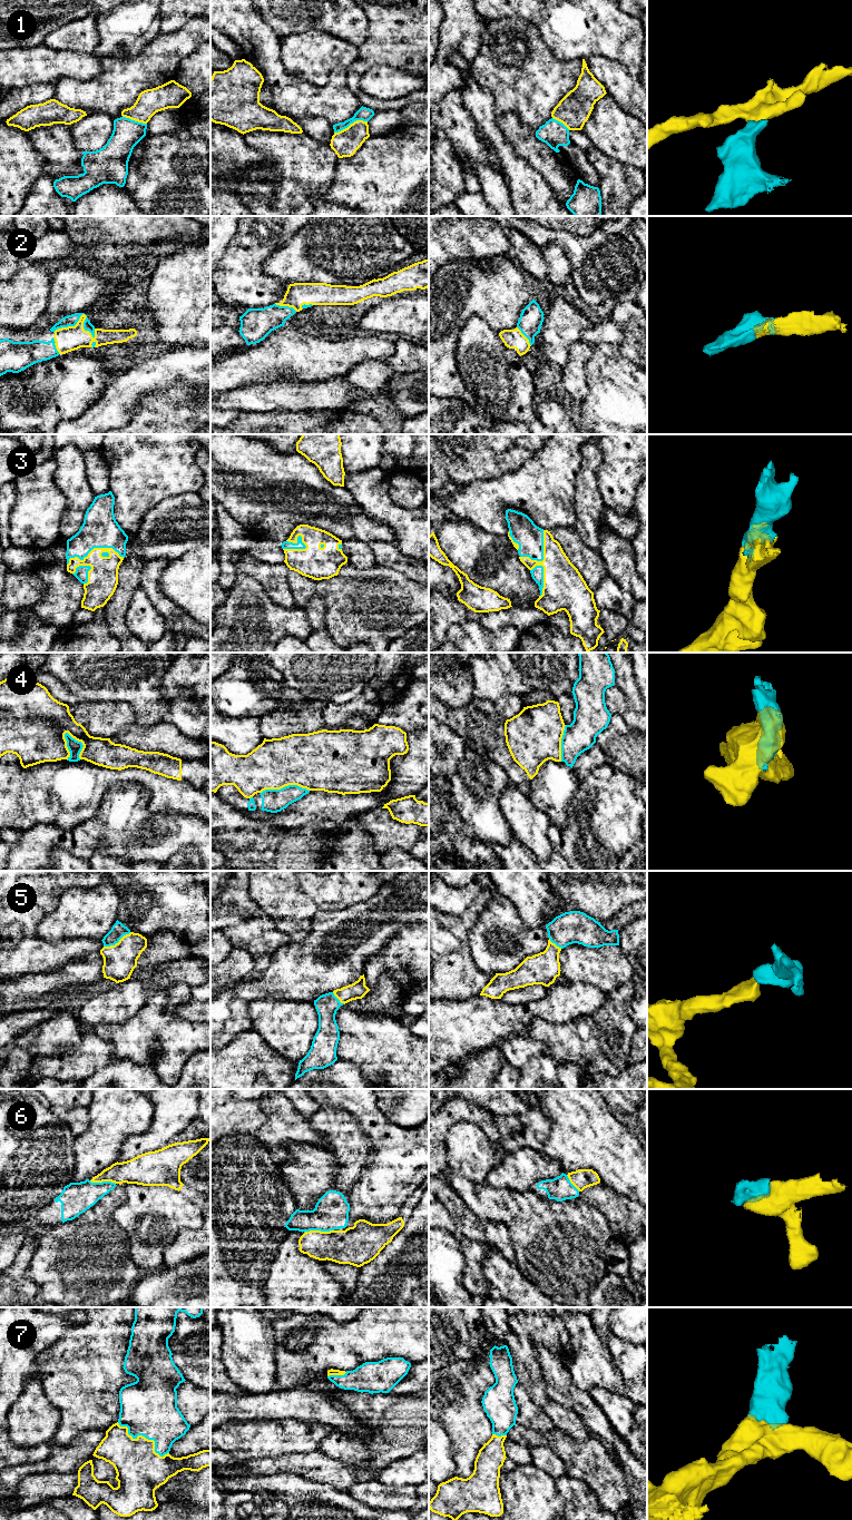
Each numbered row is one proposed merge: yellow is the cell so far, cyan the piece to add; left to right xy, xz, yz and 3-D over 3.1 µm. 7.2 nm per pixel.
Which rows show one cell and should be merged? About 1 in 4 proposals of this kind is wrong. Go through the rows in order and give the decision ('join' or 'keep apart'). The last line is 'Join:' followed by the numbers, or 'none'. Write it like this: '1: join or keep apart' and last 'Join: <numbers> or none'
1: keep apart
2: join
3: join
4: keep apart
5: join
6: join
7: join
Join: 2, 3, 5, 6, 7

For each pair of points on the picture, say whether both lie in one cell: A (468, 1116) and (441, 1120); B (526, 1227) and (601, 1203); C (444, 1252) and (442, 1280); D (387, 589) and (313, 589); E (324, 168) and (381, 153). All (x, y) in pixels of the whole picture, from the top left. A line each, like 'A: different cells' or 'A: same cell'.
A: same cell
B: different cells
C: same cell
D: same cell
E: different cells

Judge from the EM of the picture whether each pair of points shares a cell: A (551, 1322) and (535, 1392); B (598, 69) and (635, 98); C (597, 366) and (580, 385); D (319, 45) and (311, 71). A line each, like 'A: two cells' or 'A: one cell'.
A: one cell
B: one cell
C: two cells
D: one cell

